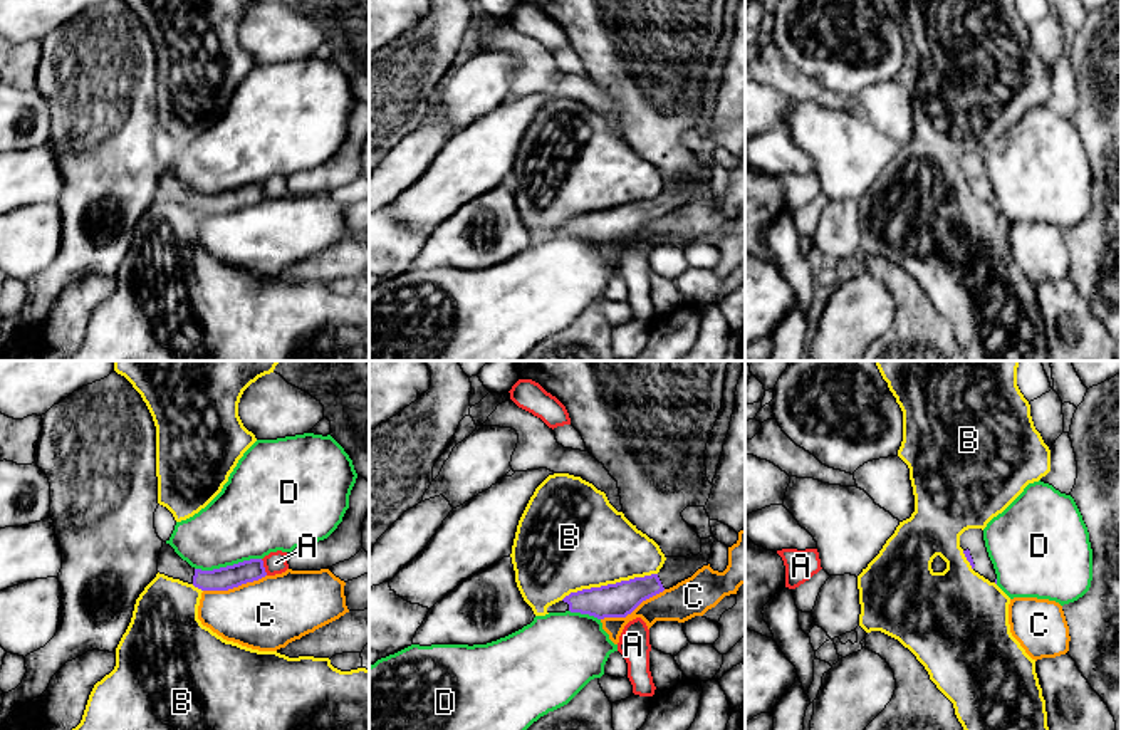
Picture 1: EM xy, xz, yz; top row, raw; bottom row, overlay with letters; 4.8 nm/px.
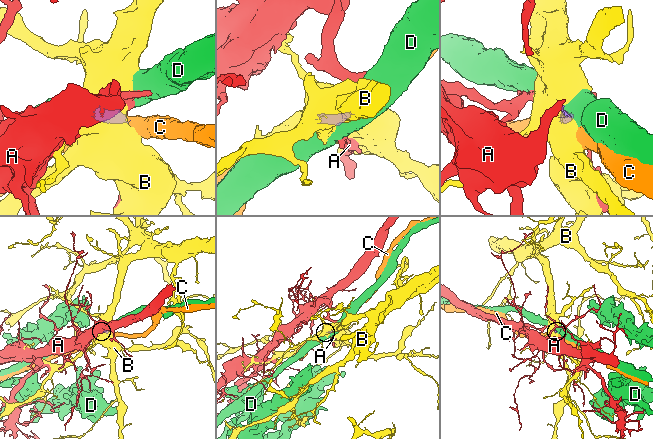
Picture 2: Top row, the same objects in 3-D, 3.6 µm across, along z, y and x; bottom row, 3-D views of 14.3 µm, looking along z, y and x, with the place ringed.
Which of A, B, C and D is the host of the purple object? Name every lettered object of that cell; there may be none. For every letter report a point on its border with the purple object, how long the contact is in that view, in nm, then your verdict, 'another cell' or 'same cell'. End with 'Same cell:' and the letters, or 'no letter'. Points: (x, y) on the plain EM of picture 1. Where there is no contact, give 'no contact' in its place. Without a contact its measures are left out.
A: xy (264, 192) | 90 nm | another cell
B: xz (608, 208) | 480 nm | another cell
C: xz (633, 234) | 340 nm | another cell
D: xy (227, 190) | 320 nm | another cell
Same cell: no letter

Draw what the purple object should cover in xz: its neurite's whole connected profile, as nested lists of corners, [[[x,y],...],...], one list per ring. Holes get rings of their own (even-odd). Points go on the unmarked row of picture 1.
[[[715,161],[701,163],[701,176],[686,181],[666,181],[658,198],[634,201],[616,208],[571,216],[562,225],[547,232],[547,237],[581,237],[597,243],[626,242],[643,225],[691,201],[708,190]]]

